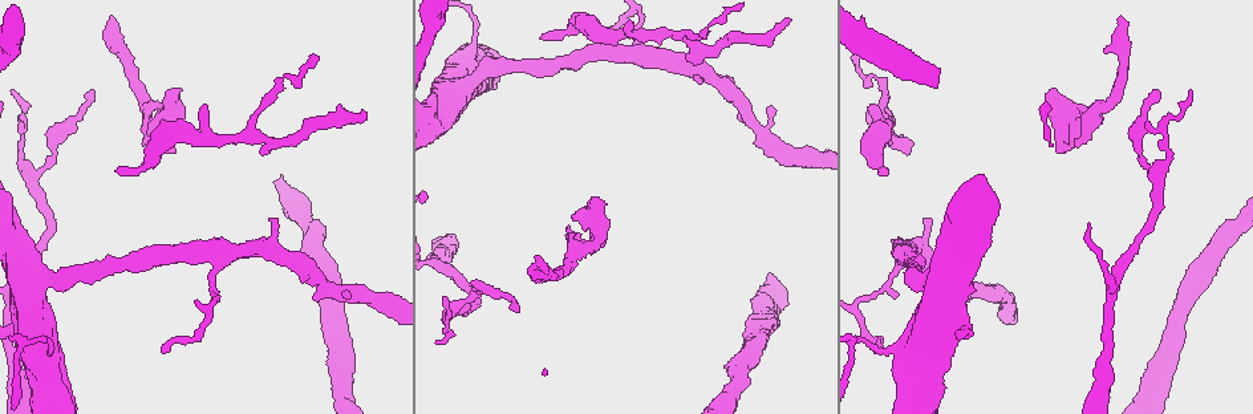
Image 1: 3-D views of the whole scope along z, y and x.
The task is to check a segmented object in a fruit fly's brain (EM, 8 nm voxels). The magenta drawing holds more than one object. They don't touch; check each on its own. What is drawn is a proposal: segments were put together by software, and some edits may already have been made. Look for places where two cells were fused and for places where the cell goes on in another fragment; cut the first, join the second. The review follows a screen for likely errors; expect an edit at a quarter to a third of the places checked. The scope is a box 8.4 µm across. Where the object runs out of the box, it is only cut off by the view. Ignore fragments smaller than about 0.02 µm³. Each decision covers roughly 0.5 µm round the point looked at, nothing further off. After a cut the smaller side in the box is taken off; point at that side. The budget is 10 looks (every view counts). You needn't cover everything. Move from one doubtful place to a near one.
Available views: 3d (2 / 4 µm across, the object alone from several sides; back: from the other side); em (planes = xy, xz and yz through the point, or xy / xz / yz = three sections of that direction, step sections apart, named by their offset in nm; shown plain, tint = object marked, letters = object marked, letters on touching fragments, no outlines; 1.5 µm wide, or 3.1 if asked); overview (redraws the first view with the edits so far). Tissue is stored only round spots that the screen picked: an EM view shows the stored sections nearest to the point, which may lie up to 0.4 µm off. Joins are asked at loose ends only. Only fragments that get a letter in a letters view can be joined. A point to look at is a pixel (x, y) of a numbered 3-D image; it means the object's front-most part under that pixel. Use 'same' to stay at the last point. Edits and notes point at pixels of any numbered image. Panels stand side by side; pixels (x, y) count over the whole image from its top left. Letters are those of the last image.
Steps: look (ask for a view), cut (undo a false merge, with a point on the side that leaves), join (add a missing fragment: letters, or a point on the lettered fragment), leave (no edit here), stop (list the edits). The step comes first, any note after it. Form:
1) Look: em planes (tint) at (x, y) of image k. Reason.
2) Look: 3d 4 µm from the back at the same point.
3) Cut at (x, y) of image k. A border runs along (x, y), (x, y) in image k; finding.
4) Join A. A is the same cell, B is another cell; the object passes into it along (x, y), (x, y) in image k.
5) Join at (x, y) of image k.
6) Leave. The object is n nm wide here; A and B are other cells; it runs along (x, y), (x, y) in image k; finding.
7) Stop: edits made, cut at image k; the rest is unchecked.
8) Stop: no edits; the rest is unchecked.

Look: em yz step 4 (tint) at (903, 349) of image 1. Calibre changes.

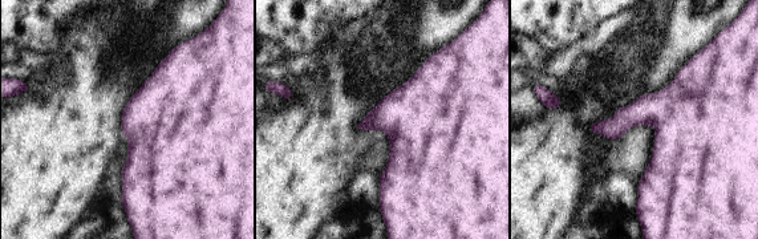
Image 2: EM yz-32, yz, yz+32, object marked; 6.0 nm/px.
Look: em planes (letters) at the same point.

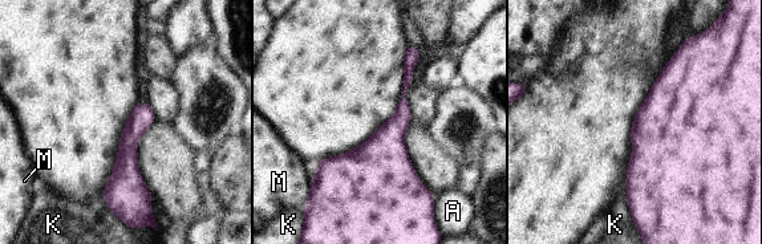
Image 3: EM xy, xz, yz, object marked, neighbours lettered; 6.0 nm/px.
Leave. The object is 70 nm wide here; A, K and M are other cells; it runs along (144, 105), (129, 137), (120, 200) in image 3; one cell here.

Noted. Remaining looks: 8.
Look: 3d 4 µm at (204, 106) of image 1.

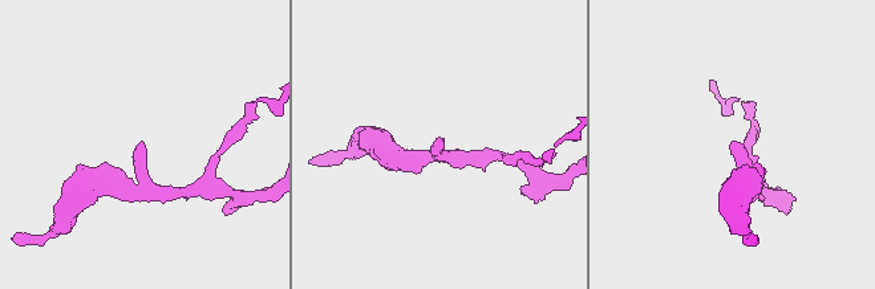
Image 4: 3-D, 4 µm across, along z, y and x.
Look: em xz step 8 (tint) at (143, 144) of image 4.

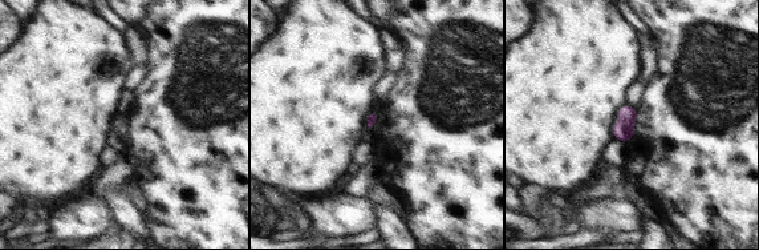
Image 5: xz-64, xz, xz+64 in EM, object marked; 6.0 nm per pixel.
Look: em planes (letters) at the same point. Cut it another way.

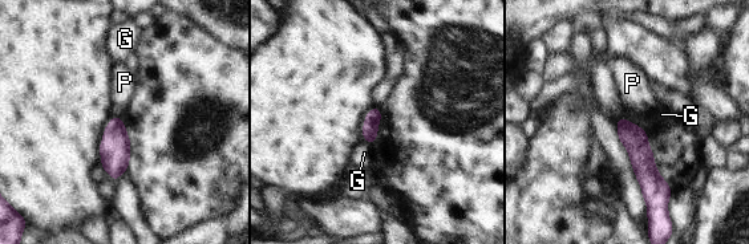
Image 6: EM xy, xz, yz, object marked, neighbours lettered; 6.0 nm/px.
Leave. G and P are other cells; a border runs along (114, 116), (121, 118) in image 6; no lettered fragment goes on from it.

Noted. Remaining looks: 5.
Look: 3d 2 µm at (542, 38) of image 1. An open end.

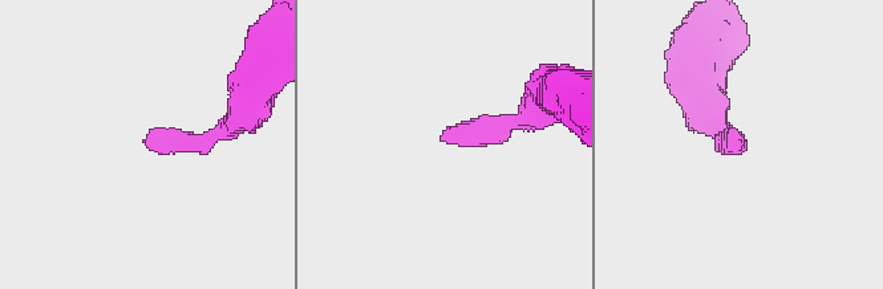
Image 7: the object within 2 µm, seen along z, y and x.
Look: em planes (tint) at (738, 137) of image 7.

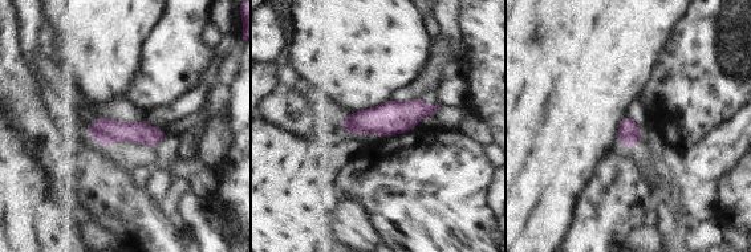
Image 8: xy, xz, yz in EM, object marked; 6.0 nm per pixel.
Look: em planes (letters) at the same point.

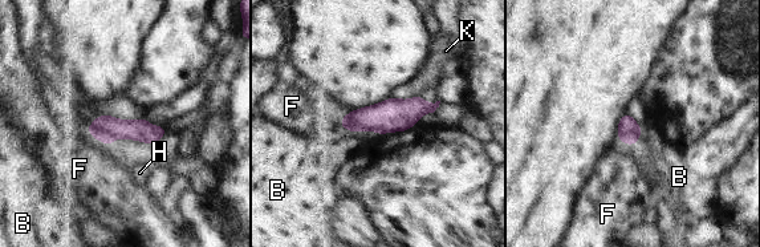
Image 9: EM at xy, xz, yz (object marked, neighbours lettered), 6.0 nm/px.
Leave. The object is 140 nm wide here; B, F, H and K are other cells; a border runs along (341, 126), (362, 133) in image 9; no lettered fragment goes on from it.

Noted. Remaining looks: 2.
Look: 3d 4 µm at (865, 111) of image 1. Long arm stops here.

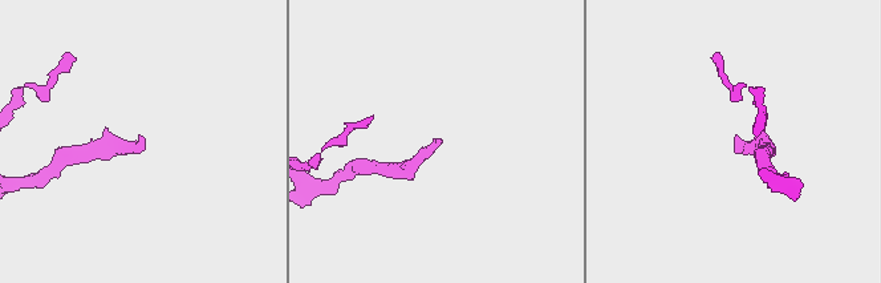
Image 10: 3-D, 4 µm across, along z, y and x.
Look: em planes (letters) at (441, 139) of image 10.

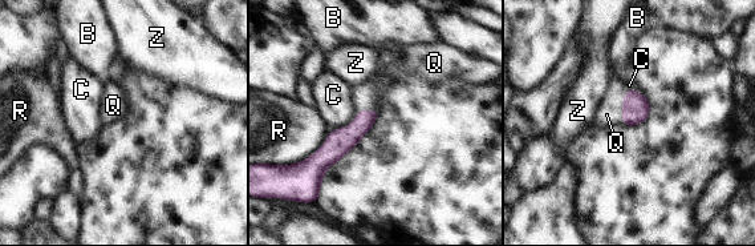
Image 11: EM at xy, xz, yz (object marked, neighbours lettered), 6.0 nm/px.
Join at (366, 96) of image 11. Q is the same cell, B, C, R and Z are other cells; the object passes into it along (340, 141), (357, 113), (366, 96) in image 11; it goes on there.

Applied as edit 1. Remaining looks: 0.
Stop: edits made, join at image 11; the rest is unchecked.

